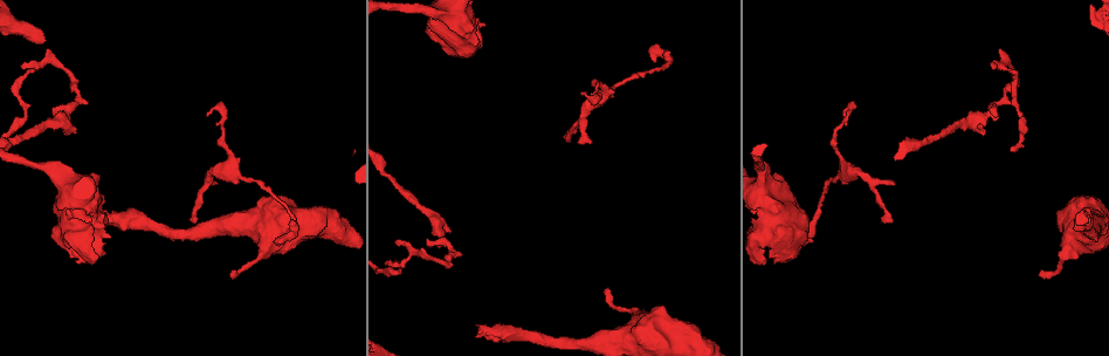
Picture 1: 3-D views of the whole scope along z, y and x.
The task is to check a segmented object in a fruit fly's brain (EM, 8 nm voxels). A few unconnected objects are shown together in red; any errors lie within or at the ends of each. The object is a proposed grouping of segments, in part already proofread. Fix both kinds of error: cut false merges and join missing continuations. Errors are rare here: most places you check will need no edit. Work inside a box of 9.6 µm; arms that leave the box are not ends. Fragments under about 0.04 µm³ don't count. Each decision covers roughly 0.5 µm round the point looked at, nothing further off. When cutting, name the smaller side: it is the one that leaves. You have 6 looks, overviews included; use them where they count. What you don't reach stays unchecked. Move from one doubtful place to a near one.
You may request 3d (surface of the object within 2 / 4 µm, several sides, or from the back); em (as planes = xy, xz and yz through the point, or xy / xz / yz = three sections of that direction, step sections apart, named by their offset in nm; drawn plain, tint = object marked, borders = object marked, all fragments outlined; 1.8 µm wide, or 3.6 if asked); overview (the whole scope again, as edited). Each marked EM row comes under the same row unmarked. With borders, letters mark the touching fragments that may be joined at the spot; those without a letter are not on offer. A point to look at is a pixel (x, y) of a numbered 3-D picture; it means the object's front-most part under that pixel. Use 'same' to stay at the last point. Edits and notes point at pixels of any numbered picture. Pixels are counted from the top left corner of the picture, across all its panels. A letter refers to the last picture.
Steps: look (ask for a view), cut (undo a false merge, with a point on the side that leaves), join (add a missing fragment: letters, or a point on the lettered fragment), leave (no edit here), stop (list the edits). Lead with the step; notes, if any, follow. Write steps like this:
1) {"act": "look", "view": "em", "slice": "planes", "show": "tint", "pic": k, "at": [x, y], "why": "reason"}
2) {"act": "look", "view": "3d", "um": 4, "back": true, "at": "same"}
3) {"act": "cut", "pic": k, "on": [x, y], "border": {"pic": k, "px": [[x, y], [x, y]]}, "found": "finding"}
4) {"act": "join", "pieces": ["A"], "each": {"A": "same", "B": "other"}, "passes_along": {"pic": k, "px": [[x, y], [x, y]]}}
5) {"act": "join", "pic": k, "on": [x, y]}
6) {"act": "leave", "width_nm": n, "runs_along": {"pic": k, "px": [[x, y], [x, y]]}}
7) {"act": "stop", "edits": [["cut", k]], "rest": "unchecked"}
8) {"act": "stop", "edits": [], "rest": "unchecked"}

{"act": "look", "view": "em", "slice": "xy", "step": 8, "show": "borders", "pic": 1, "at": [400, 241], "why": "branch stops here"}

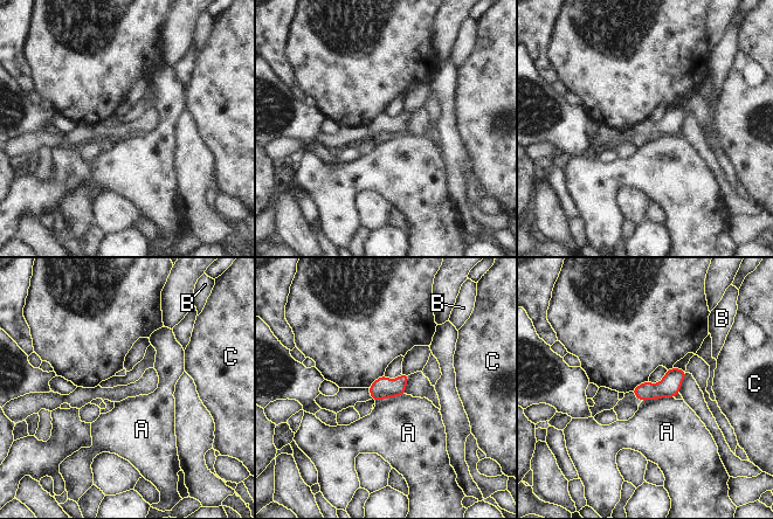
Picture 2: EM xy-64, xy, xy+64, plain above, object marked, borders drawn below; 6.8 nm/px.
{"act": "look", "view": "em", "slice": "planes", "show": "borders", "at": "same", "why": "cut it another way"}

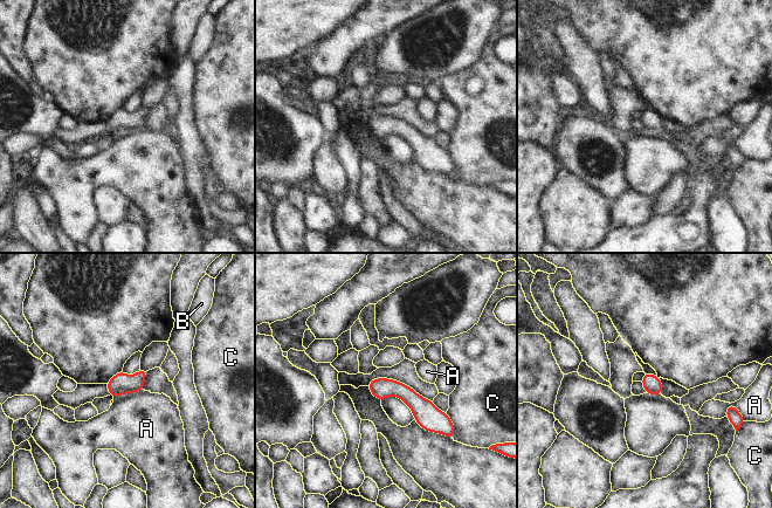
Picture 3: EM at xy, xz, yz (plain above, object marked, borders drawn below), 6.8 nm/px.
{"act": "leave", "width_nm": 130, "each": {"A": "other", "B": "other", "C": "other"}, "found": "no lettered fragment goes on from it"}

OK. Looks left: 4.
{"act": "look", "view": "3d", "um": 4, "back": true, "pic": 1, "at": [580, 93], "why": "tapers out"}

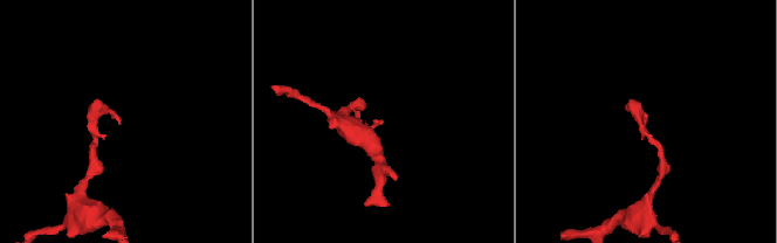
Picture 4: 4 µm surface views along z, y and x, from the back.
{"act": "look", "view": "em", "slice": "planes", "show": "borders", "pic": 4, "at": [120, 122], "why": "need the tissue"}

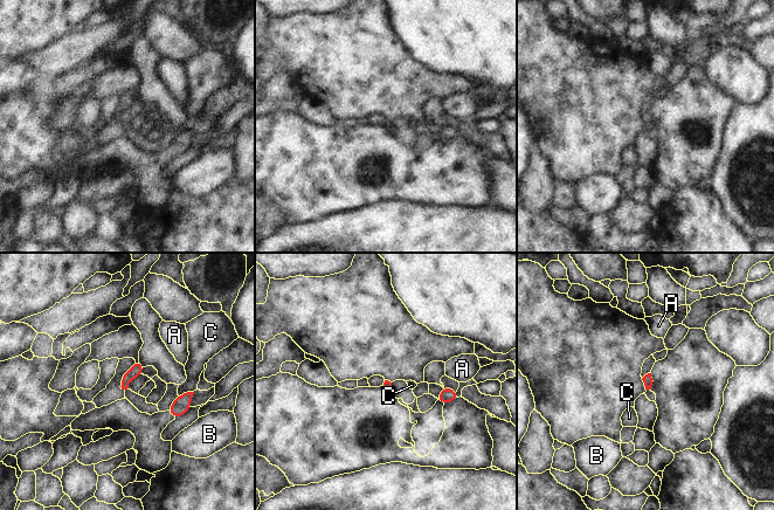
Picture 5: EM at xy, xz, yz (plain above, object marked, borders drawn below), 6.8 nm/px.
{"act": "leave", "each": {"A": "other", "B": "other", "C": "other"}, "border": {"pic": 5, "px": [[193, 391], [178, 395]]}, "found": "none of them fits"}

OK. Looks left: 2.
{"act": "stop", "edits": [], "rest": "unchecked"}

